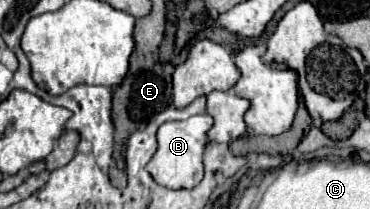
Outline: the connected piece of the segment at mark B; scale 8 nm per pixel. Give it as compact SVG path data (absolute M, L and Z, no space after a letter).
M208 113L194 115L184 121L166 121L158 129L158 151L146 165L146 171L152 175L152 179L158 185L164 185L168 189L180 189L180 187L194 187L204 177L204 163L202 153L208 143L208 129L212 127L214 119Z

